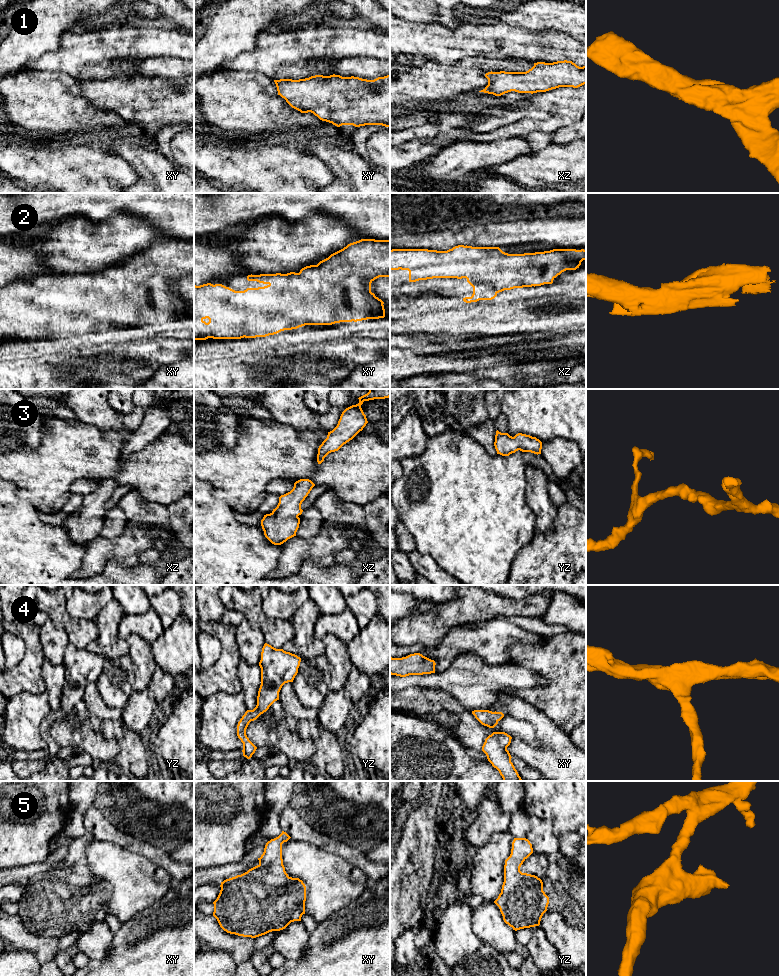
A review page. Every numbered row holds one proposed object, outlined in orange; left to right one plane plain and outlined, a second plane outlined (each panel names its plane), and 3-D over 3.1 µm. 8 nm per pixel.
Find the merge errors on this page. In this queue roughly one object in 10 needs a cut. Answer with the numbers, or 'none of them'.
none of them

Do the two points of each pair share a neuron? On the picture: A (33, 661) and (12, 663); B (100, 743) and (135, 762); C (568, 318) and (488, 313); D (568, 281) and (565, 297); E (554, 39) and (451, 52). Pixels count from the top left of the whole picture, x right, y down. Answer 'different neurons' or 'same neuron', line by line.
A: different neurons
B: different neurons
C: same neuron
D: different neurons
E: same neuron

